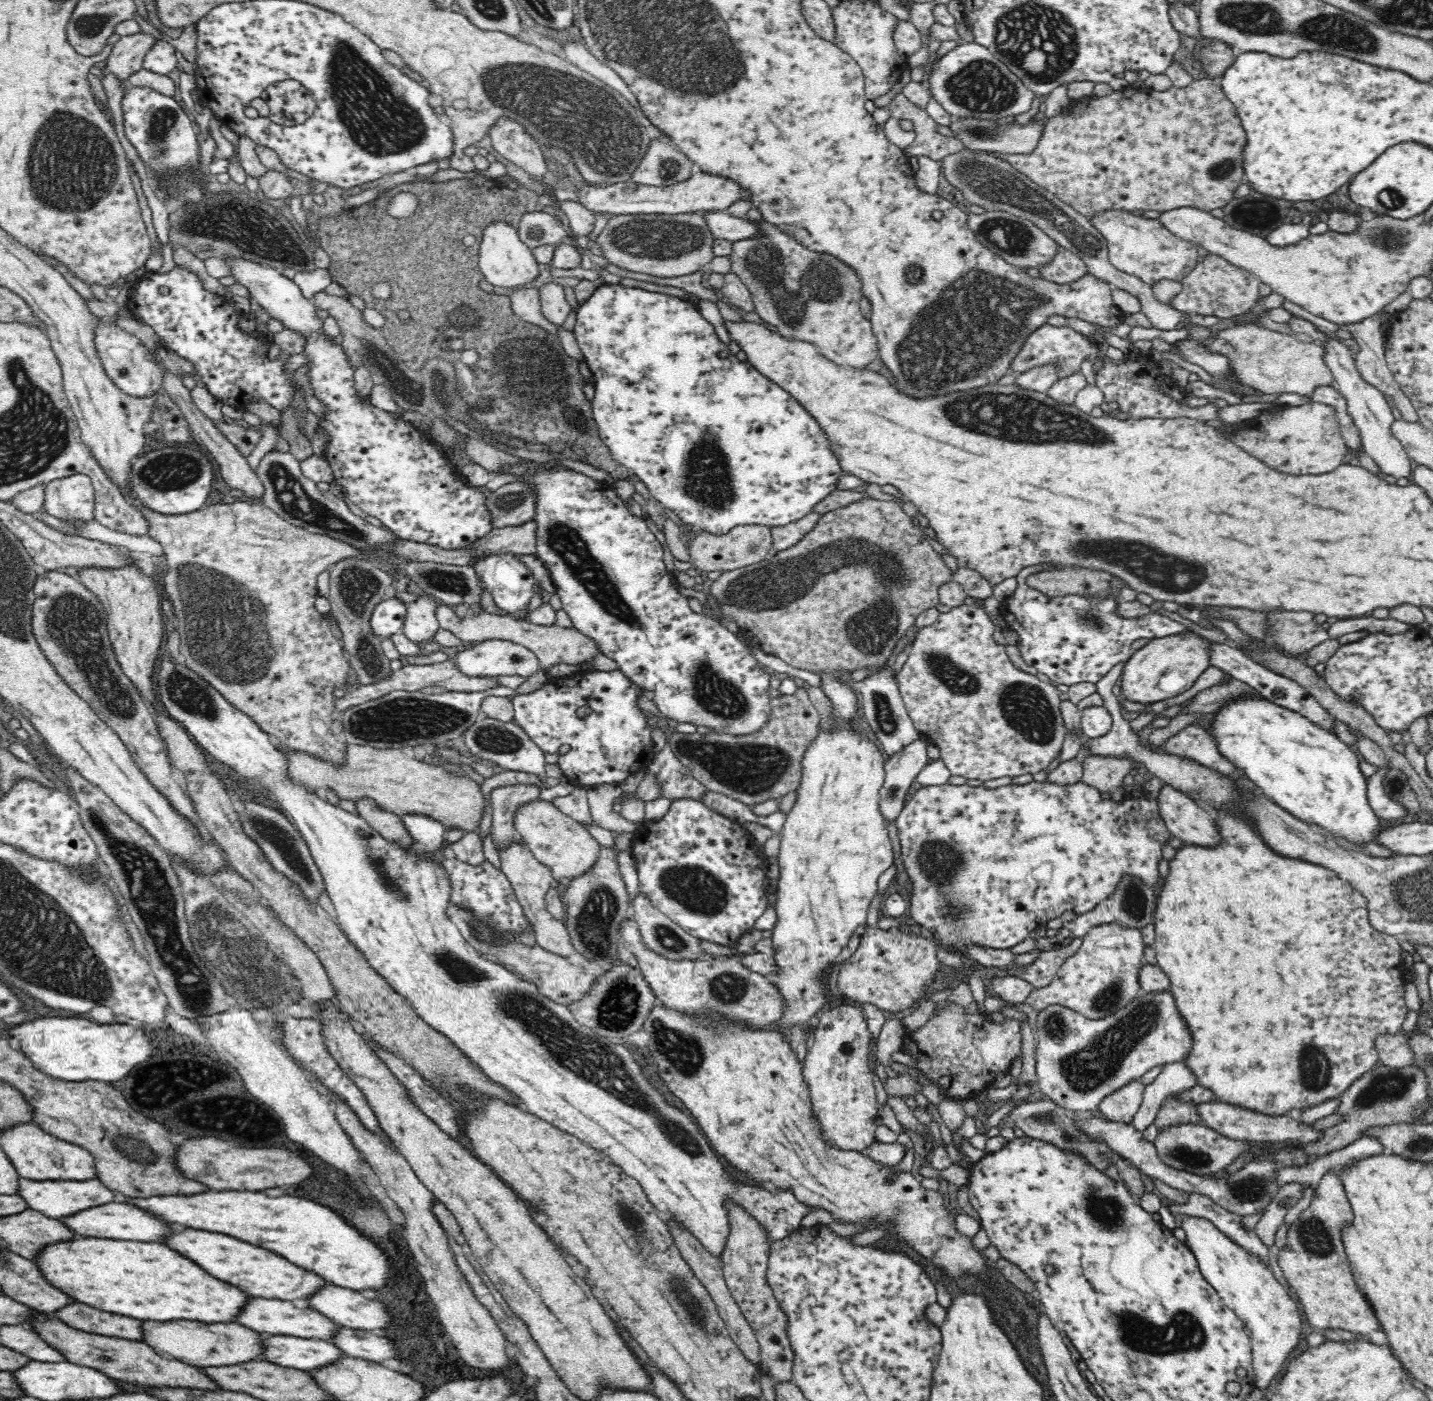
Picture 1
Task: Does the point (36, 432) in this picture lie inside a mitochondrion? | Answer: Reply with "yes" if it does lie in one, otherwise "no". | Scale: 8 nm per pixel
yes

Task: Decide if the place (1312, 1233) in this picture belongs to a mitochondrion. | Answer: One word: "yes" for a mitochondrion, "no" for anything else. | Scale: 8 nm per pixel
yes

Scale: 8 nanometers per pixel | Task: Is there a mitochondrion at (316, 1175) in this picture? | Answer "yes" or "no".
no

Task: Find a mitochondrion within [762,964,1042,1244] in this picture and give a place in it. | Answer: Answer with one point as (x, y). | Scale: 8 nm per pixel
(887, 975)

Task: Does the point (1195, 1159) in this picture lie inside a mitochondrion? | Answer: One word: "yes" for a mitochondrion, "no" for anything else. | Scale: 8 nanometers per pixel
yes

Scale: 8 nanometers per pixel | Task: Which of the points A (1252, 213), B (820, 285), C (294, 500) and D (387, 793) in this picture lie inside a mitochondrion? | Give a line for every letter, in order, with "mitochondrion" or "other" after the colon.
A: mitochondrion
B: mitochondrion
C: mitochondrion
D: other

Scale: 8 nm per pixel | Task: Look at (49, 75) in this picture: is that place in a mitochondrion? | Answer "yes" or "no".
no

